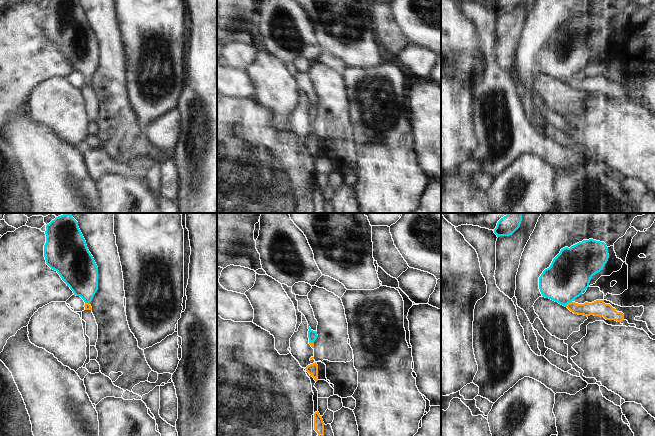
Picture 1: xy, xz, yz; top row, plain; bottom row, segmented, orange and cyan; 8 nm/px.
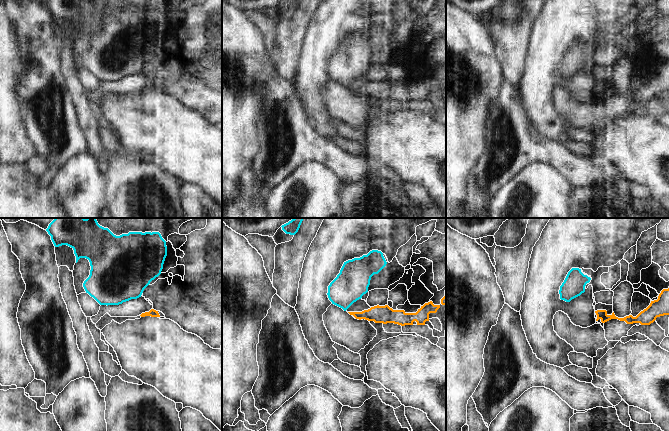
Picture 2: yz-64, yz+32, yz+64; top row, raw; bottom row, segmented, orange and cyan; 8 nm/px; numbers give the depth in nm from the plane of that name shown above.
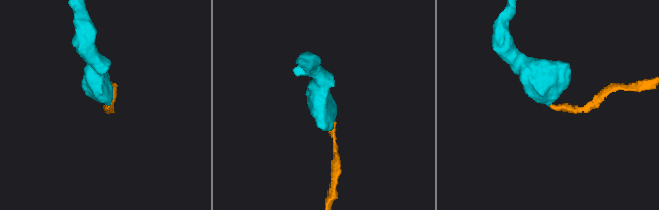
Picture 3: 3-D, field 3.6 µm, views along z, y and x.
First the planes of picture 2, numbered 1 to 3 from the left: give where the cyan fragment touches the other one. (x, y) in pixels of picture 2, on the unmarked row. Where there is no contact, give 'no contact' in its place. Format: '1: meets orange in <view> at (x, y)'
1: no contact
2: no contact
3: no contact

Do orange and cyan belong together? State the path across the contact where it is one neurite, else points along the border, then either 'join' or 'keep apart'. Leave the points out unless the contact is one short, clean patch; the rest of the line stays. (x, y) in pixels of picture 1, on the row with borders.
runs through yz (597, 308), (575, 308), (568, 303), (570, 272); join

